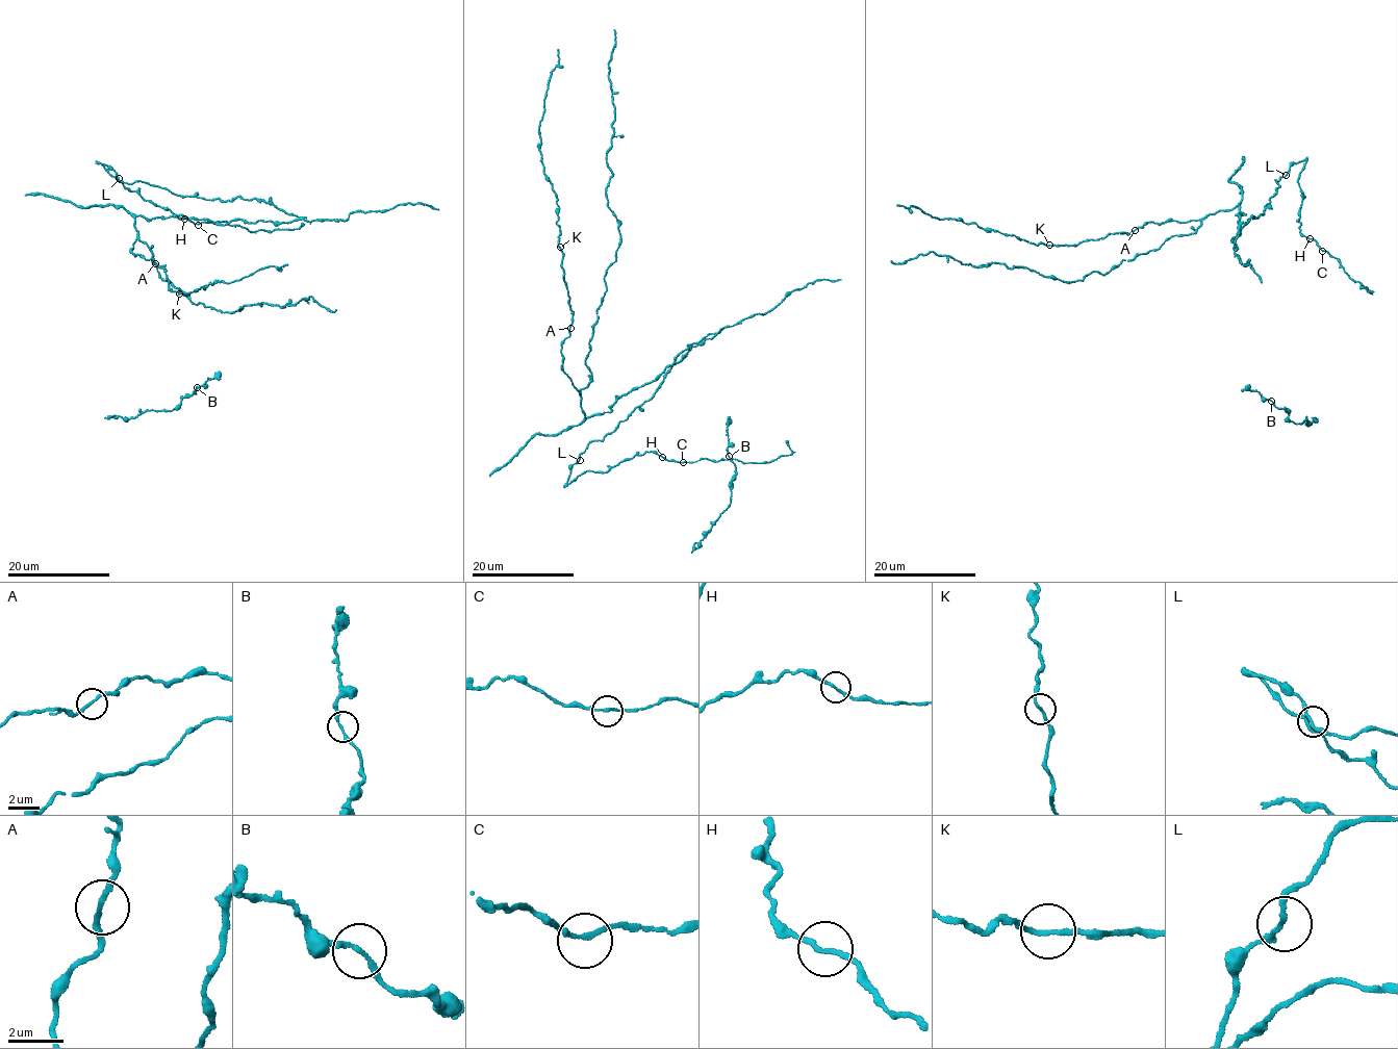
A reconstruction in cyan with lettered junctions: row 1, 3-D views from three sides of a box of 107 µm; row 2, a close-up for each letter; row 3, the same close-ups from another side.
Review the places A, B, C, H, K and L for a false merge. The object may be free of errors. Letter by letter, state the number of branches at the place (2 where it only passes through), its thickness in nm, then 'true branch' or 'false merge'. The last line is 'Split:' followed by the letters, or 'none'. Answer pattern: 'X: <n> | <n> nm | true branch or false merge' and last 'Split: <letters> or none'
A: 2 | 160 nm | true branch
B: 2 | 180 nm | true branch
C: 2 | 160 nm | true branch
H: 2 | 170 nm | true branch
K: 2 | 160 nm | true branch
L: 2 | 160 nm | true branch
Split: none

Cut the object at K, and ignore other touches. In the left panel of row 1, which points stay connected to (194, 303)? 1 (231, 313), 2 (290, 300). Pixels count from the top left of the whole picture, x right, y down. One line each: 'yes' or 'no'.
1: yes
2: yes

